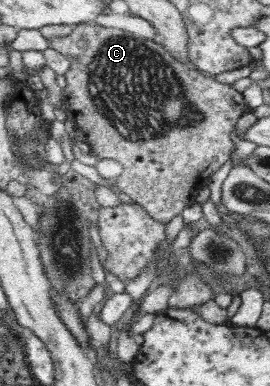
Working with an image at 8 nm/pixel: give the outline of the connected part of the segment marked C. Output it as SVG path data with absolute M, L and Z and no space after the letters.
M79 23L74 30L67 36L51 37L50 48L64 54L70 59L70 71L65 75L66 86L63 89L63 95L67 98L67 107L75 114L75 124L81 128L87 144L93 146L93 150L97 152L99 158L115 158L123 165L121 176L116 178L118 188L128 194L132 202L138 204L153 220L161 224L169 224L175 216L179 216L187 206L191 206L196 202L197 195L201 192L201 188L207 186L211 182L211 176L229 160L231 148L233 148L233 140L231 132L235 127L237 120L248 111L251 111L247 102L243 98L241 92L233 89L231 84L219 83L211 77L207 76L194 67L181 64L173 58L163 47L160 47L153 38L143 38L120 28L103 27L97 23Z

